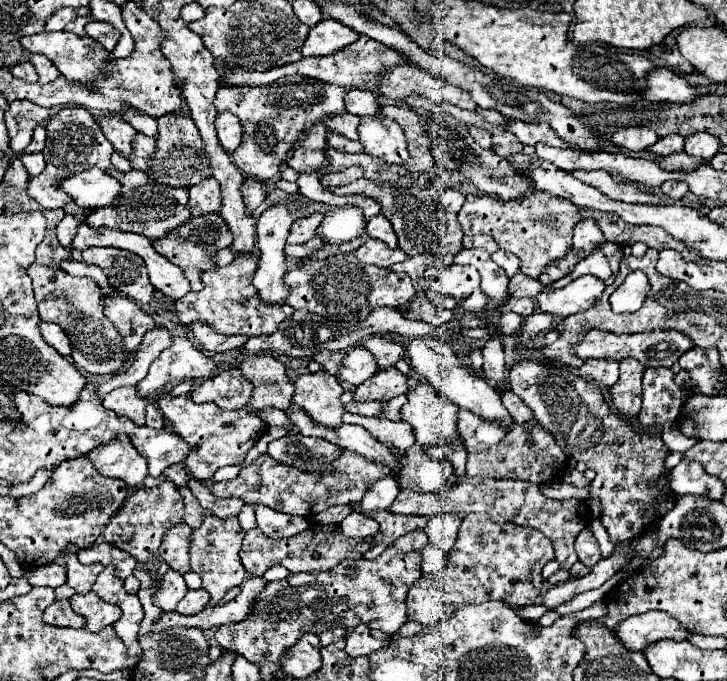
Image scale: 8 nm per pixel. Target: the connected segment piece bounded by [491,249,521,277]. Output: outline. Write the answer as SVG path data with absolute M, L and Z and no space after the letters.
M499 249L499 251L495 251L491 257L493 257L493 261L495 261L499 267L505 269L507 277L513 277L513 275L521 269L521 261L519 261L513 253L507 253L507 251Z

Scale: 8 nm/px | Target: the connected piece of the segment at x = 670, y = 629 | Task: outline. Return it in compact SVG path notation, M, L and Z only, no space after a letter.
M647 611L647 613L635 615L635 617L629 617L627 621L623 621L613 635L627 649L643 651L647 645L661 641L661 639L683 641L689 637L689 629L685 629L685 625L681 625L667 613Z

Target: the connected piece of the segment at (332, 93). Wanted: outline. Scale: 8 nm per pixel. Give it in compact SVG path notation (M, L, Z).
M287 75L271 85L247 87L247 85L221 85L215 97L217 111L231 111L239 117L243 127L243 141L233 153L235 165L251 177L261 181L279 175L283 161L289 157L293 147L303 137L303 131L321 123L329 115L345 113L343 97L349 89L329 85L323 81L313 81L303 75Z

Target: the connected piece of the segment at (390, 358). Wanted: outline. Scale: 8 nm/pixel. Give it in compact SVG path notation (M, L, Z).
M369 337L369 339L365 339L363 347L375 355L379 369L393 367L405 355L403 345L391 337Z

